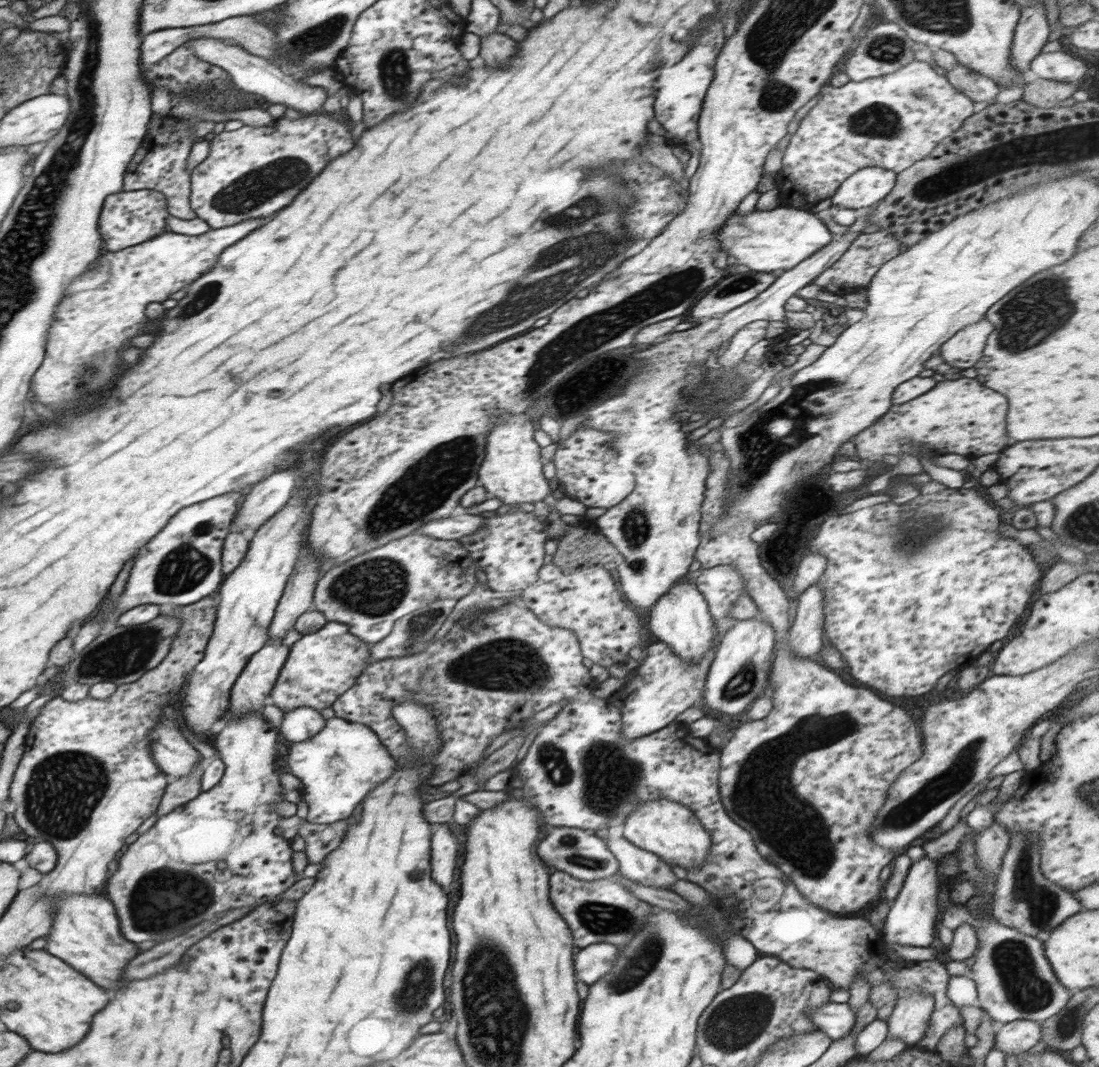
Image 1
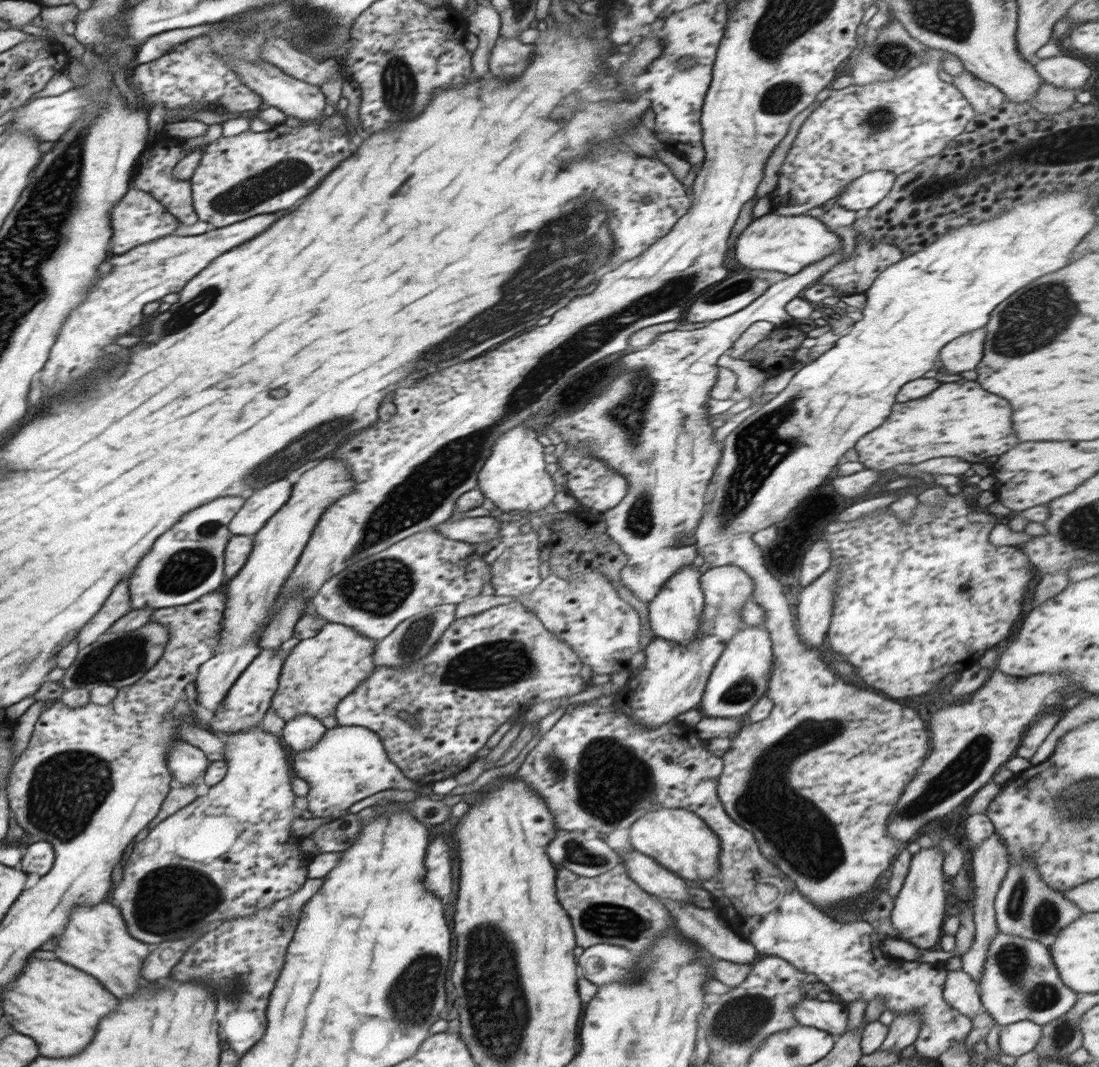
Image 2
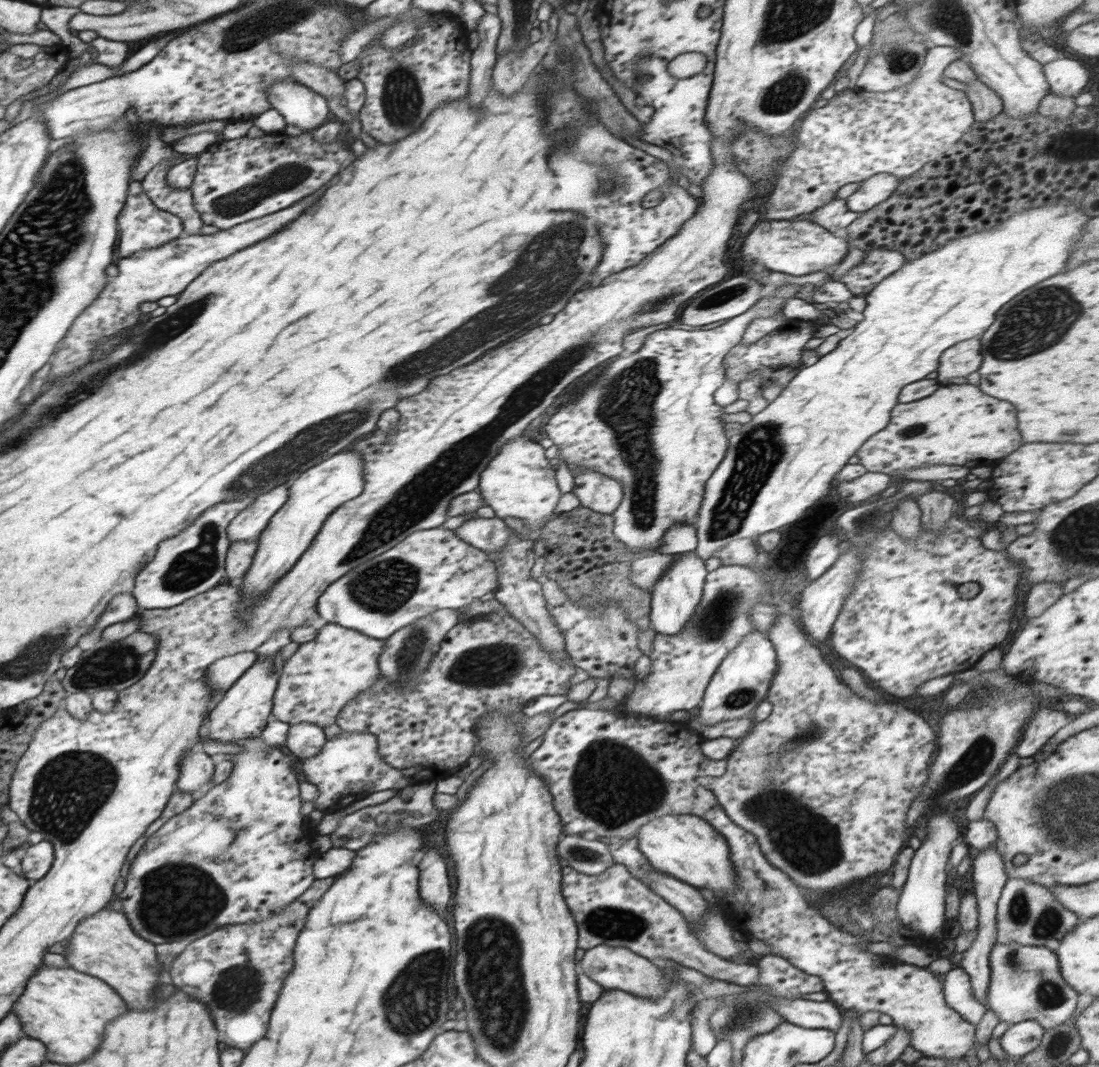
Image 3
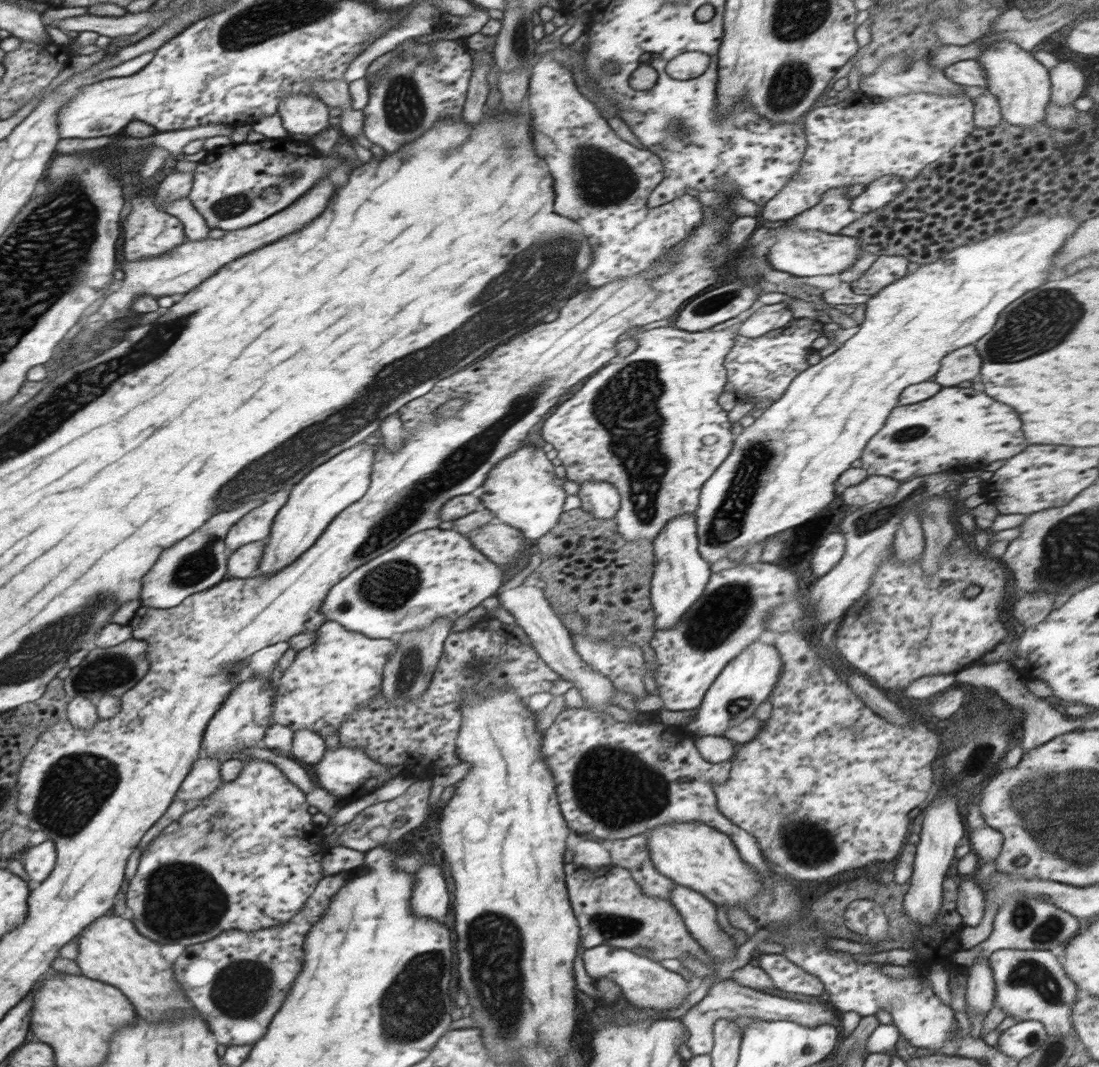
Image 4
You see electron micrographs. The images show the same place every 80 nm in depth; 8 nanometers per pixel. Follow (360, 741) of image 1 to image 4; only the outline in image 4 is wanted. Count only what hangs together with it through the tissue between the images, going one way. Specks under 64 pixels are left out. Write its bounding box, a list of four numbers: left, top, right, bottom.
[313,744,394,807]

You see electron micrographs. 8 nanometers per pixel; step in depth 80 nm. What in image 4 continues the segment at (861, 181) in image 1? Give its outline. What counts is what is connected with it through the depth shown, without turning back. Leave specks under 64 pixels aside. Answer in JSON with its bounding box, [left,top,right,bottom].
[851,176,904,215]

